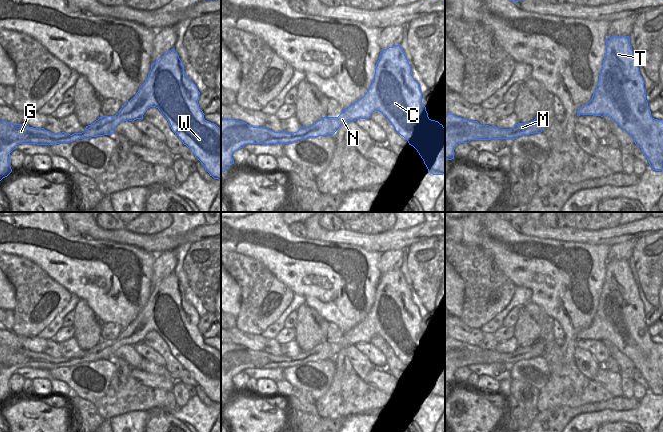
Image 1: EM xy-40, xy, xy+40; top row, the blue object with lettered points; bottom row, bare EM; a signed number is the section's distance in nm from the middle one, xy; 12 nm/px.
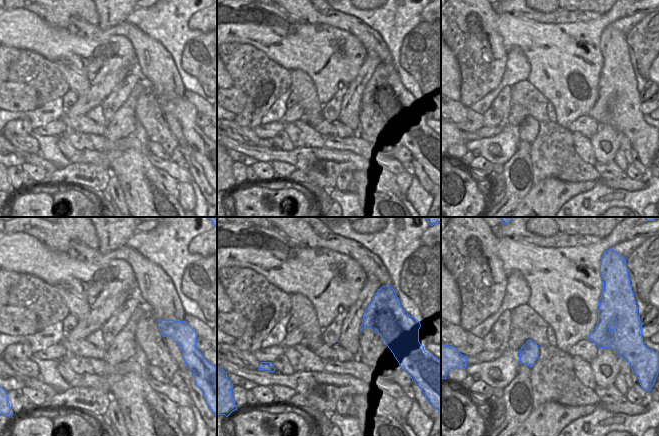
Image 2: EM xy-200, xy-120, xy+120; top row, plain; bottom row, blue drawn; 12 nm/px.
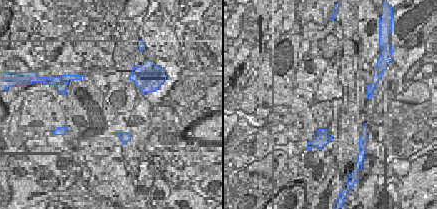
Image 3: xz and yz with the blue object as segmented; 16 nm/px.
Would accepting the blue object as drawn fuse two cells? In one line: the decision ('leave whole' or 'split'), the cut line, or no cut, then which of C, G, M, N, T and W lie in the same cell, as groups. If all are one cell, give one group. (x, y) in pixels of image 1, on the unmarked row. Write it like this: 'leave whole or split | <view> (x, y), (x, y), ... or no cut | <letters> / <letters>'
split | xy (330, 343), (316, 354), (308, 354), (304, 358), (293, 358) | C G N T W / M

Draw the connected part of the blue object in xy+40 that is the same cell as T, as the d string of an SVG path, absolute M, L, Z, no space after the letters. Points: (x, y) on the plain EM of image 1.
M629 260L606 262L606 278L592 323L577 339L608 340L626 355L647 382L650 392L663 395L663 344L654 343L646 324L644 305L630 270Z

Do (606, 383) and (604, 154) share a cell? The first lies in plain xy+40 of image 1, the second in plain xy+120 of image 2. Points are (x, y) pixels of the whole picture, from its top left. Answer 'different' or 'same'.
different

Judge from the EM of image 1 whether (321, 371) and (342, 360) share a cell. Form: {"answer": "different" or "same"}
{"answer": "different"}

